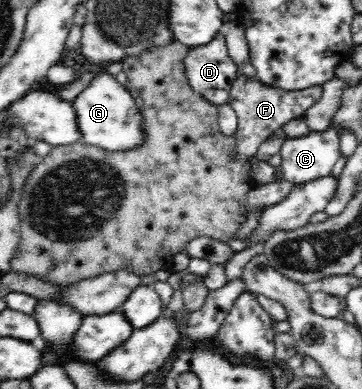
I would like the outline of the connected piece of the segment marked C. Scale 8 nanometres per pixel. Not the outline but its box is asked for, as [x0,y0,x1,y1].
[280,129,342,185]

